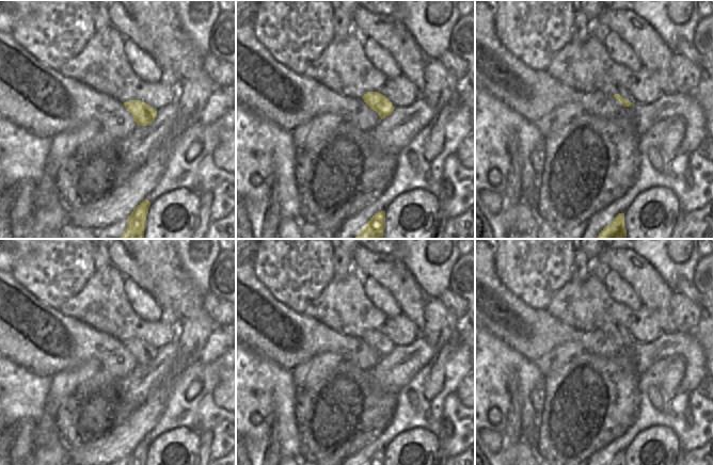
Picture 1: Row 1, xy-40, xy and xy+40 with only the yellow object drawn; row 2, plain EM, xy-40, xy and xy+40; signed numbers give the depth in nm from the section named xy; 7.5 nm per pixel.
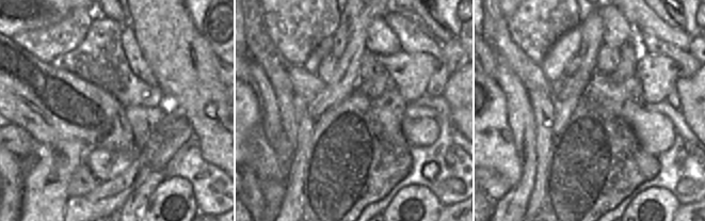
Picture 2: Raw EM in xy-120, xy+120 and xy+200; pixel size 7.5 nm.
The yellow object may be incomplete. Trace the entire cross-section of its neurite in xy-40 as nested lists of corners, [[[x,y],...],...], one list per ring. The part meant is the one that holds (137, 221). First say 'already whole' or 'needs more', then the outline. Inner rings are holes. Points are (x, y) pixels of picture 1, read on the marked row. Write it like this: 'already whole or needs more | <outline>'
already whole | [[[145,198],[127,218],[127,227],[118,239],[143,239],[146,227],[146,217],[150,203]]]

